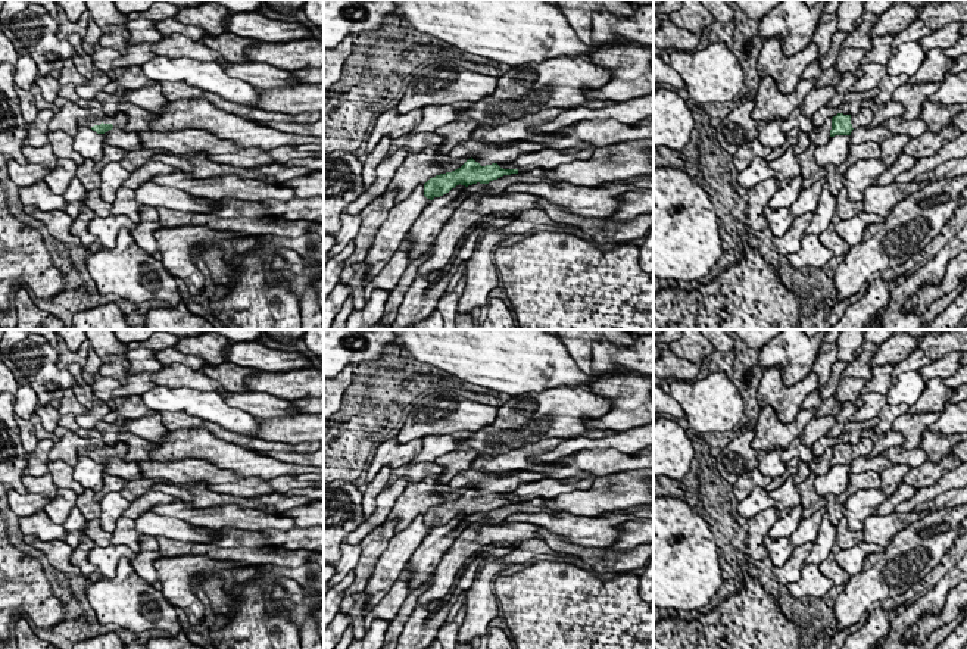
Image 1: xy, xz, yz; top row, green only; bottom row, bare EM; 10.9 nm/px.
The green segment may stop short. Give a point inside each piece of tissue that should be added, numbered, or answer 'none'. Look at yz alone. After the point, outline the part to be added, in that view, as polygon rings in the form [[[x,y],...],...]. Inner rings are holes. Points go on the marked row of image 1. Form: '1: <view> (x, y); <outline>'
1: yz (864, 116); [[[862,107],[855,115],[851,115],[852,128],[865,127],[873,121],[873,112],[867,107]]]

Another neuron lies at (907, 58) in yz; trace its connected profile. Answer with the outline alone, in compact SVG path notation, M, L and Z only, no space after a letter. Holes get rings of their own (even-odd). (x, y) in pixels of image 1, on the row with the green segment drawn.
M918 41L902 43L892 50L890 59L885 65L888 75L907 74L911 77L920 69L926 56L927 53Z

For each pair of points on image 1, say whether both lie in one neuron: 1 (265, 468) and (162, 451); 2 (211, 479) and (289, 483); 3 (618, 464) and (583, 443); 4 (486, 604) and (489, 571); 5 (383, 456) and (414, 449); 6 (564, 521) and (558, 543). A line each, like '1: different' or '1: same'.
1: same
2: same
3: different
4: same
5: same
6: different

